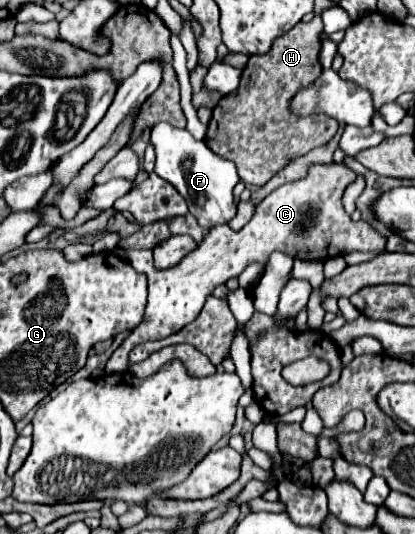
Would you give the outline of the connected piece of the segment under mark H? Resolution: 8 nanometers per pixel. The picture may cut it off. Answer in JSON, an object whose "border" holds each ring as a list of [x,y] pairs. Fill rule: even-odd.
{"border":[[[313,17],[311,23],[301,21],[291,31],[277,37],[269,53],[251,55],[247,67],[243,69],[241,87],[225,95],[213,109],[213,117],[205,133],[205,143],[213,153],[235,163],[241,181],[247,185],[263,187],[295,157],[301,157],[315,147],[327,145],[339,129],[337,119],[325,113],[311,113],[301,117],[293,115],[289,109],[291,99],[301,91],[301,87],[315,83],[323,71],[319,63],[321,31],[321,17]]]}

